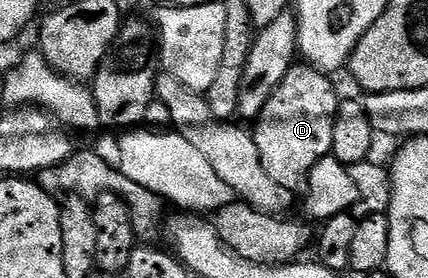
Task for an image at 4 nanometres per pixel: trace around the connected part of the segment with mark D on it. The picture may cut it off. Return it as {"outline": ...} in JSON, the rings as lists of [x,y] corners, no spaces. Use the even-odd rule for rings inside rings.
{"outline":[[[292,66],[277,90],[265,102],[259,119],[254,121],[255,145],[261,154],[265,174],[273,178],[284,190],[291,190],[304,183],[319,159],[331,155],[333,126],[339,113],[341,96],[331,85],[332,77],[318,68]]]}

